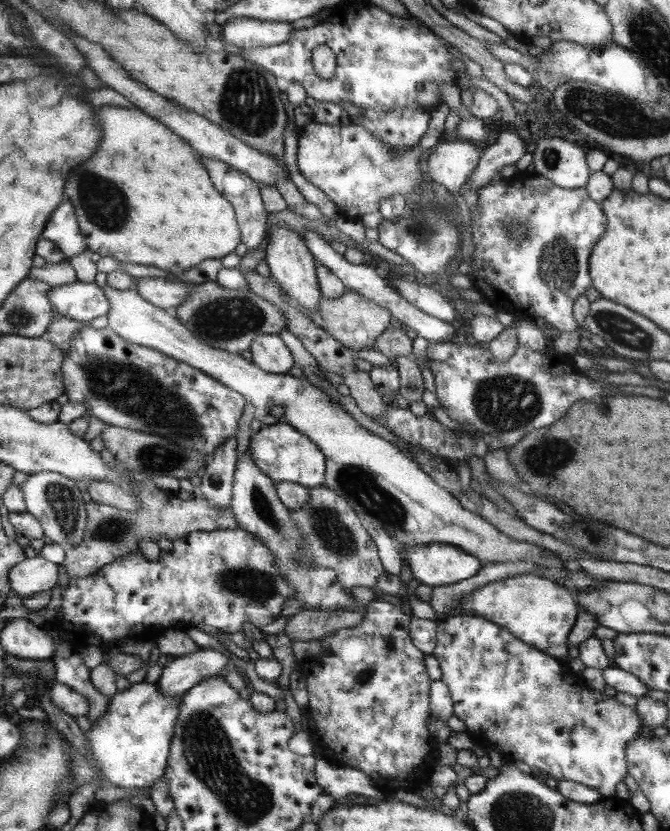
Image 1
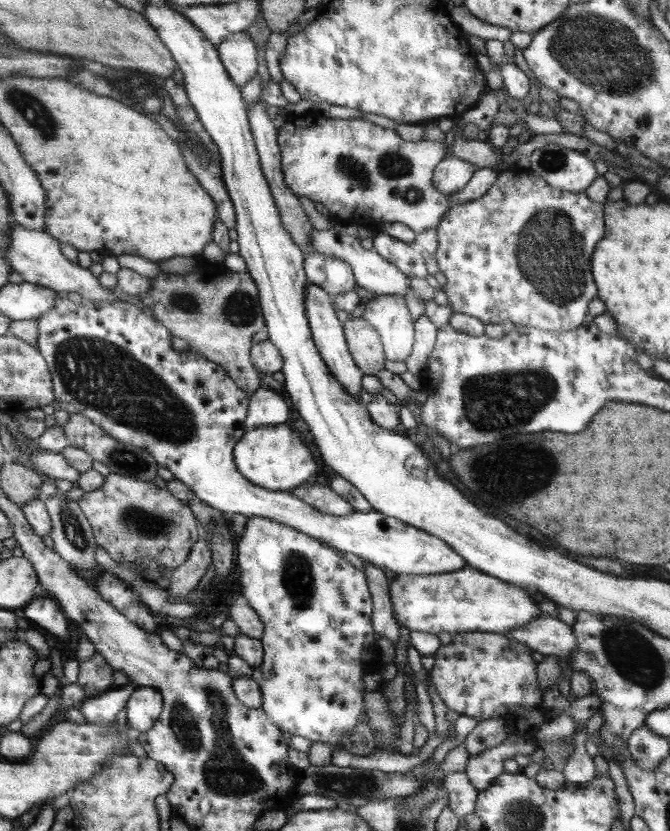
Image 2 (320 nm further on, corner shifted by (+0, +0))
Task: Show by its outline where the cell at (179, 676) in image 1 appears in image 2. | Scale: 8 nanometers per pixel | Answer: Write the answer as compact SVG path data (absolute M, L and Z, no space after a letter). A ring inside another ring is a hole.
M153 687L136 688L129 694L125 704L125 719L127 726L139 731L147 732L154 726L164 709L163 697Z

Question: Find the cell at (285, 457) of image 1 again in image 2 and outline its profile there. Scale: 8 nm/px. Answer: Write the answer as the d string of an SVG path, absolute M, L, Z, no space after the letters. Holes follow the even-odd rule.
M283 424L245 431L244 436L232 450L232 454L236 469L249 482L264 487L265 490L289 492L289 488L299 487L299 484L305 482L317 468L311 452L301 444L299 436Z

